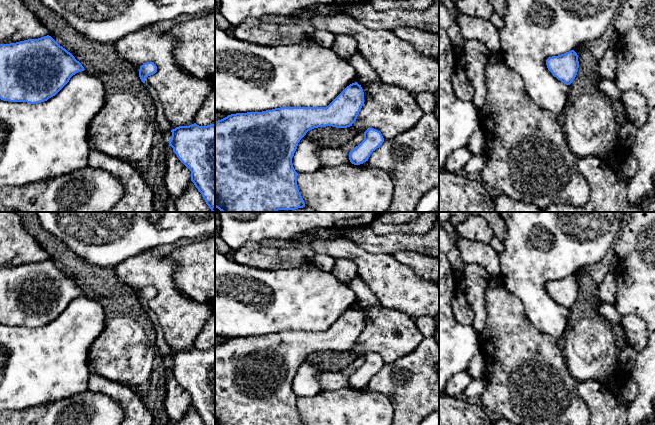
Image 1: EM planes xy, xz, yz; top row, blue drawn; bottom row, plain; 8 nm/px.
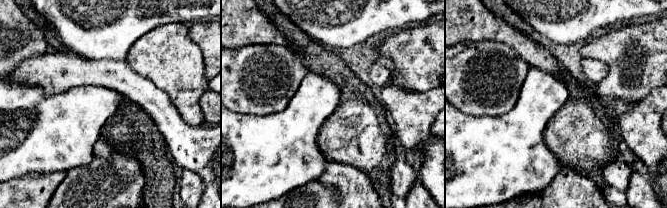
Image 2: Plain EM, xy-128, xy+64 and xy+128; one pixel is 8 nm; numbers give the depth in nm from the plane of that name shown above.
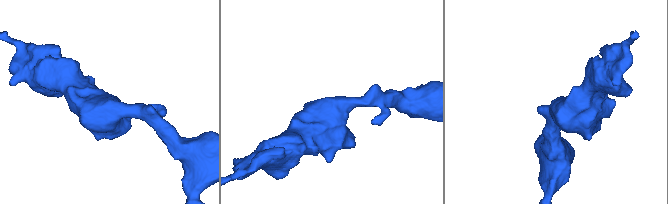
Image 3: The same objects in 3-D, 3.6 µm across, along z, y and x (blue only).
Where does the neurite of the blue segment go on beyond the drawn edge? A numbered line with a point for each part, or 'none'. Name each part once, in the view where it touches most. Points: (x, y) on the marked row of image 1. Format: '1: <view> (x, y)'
none

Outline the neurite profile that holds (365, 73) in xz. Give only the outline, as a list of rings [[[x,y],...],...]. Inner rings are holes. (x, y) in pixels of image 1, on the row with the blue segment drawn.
[[[359,53],[352,56],[348,62],[356,71],[356,82],[359,85],[368,84],[380,79],[378,74],[370,66],[369,62],[367,62]]]

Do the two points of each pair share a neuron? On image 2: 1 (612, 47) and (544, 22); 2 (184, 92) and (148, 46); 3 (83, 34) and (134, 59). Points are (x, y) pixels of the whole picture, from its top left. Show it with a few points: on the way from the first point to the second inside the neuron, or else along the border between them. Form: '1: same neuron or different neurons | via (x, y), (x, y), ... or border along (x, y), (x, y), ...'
1: different neurons | border along (590, 37), (583, 43)
2: same neuron | via (183, 81), (159, 57)
3: different neurons | border along (140, 36), (124, 59)

